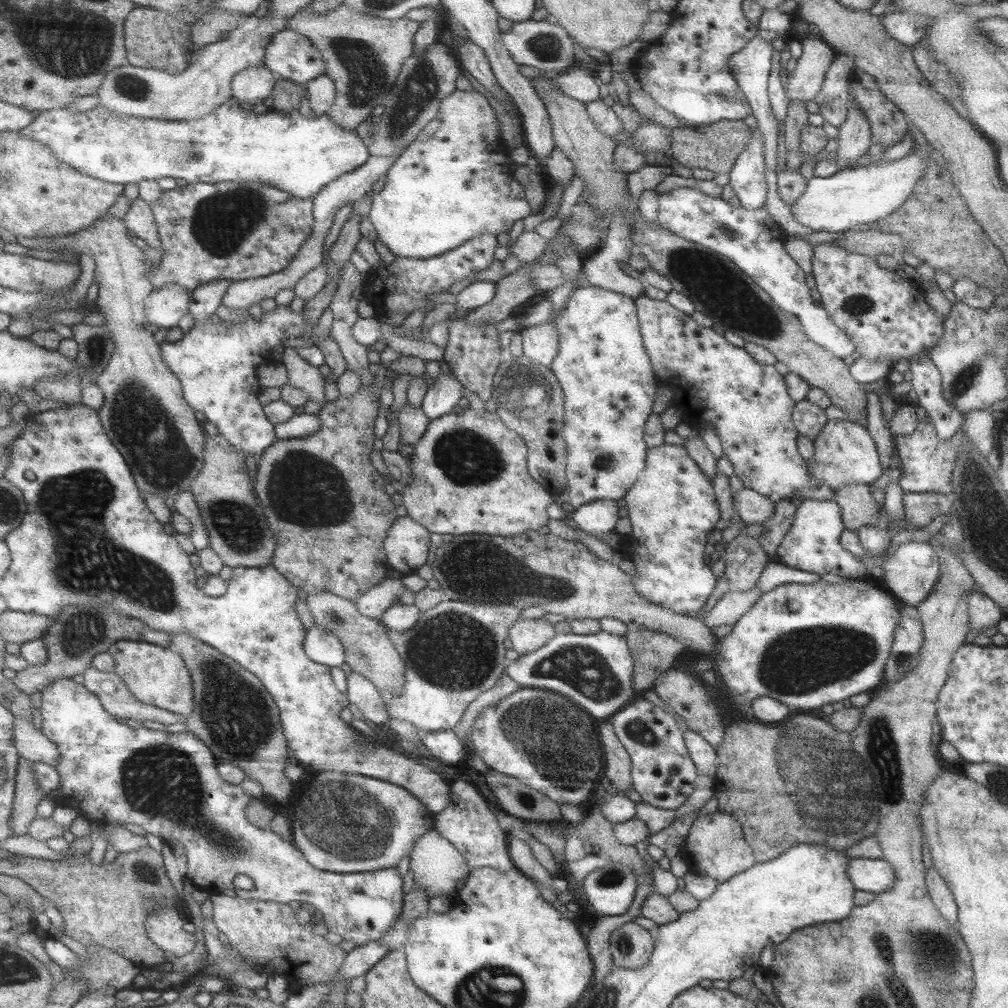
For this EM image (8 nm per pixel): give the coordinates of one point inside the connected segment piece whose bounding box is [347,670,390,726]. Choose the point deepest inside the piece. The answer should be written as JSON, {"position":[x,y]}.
{"position":[362,693]}

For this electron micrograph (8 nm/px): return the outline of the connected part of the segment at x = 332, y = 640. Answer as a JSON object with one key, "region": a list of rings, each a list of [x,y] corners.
{"region":[[[318,624],[308,629],[306,653],[315,662],[331,668],[344,667],[346,664],[345,645],[336,634],[326,628],[321,628]]]}

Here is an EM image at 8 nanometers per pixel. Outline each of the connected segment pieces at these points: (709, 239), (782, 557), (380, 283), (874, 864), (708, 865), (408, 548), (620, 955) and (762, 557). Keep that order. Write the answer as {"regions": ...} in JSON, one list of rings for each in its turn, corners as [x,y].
{"regions":[[[[688,187],[675,188],[665,193],[659,193],[657,198],[656,224],[669,233],[675,234],[695,245],[705,246],[705,248],[710,249],[712,252],[718,253],[720,256],[734,262],[735,267],[739,268],[746,276],[749,276],[755,282],[755,285],[759,286],[760,290],[769,295],[771,300],[783,312],[792,314],[800,322],[807,340],[815,343],[817,347],[827,350],[841,360],[847,356],[856,355],[855,345],[847,339],[844,332],[840,332],[834,325],[834,322],[829,318],[827,311],[822,305],[815,304],[811,297],[809,297],[810,290],[805,283],[806,274],[787,255],[787,252],[783,248],[786,236],[764,207],[746,209],[739,206],[733,208],[727,202],[724,202],[721,197],[711,197],[711,195],[705,195],[699,189]]],[[[832,498],[801,501],[797,505],[791,526],[778,544],[776,561],[788,567],[818,575],[829,572],[843,578],[869,579],[863,563],[857,561],[853,554],[839,544],[839,535],[845,530],[839,505]]],[[[483,234],[441,256],[426,258],[399,256],[391,262],[379,260],[379,266],[372,268],[372,277],[363,285],[363,297],[373,305],[378,317],[389,313],[410,314],[422,310],[434,304],[433,301],[429,301],[429,294],[447,293],[453,284],[491,268],[491,264],[495,262],[497,245],[495,235]]],[[[850,858],[847,874],[856,890],[872,893],[889,890],[896,879],[895,870],[882,858]]],[[[719,810],[693,820],[689,834],[681,845],[681,851],[693,862],[691,872],[710,876],[718,883],[747,870],[755,863],[752,848],[746,843],[737,819]]],[[[409,515],[398,517],[386,538],[391,569],[403,575],[417,572],[429,560],[432,532]]],[[[631,921],[616,928],[609,939],[612,964],[631,970],[645,966],[654,949],[652,933]]],[[[743,530],[727,543],[723,555],[728,590],[739,592],[755,585],[764,566],[774,560],[760,547],[758,538],[747,536]]]]}

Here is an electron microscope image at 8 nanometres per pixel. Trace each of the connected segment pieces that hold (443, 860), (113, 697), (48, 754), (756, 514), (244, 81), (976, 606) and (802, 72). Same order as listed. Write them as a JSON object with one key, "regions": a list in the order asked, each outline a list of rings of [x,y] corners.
{"regions":[[[[437,828],[419,838],[410,854],[409,870],[413,871],[416,886],[426,890],[431,899],[446,894],[457,899],[458,892],[466,887],[472,873],[464,854],[450,840],[443,837]]],[[[91,666],[83,675],[84,686],[87,687],[91,693],[97,695],[101,703],[103,703],[105,710],[111,713],[117,720],[133,719],[141,722],[154,721],[156,723],[162,723],[164,726],[186,723],[187,718],[181,714],[175,714],[175,712],[164,710],[153,704],[139,701],[131,694],[131,690],[129,690],[129,686],[125,684],[124,678],[115,671],[102,671]]],[[[15,718],[15,748],[23,758],[29,761],[46,763],[57,768],[61,761],[61,752],[42,730],[37,730],[31,721]]],[[[747,488],[733,494],[733,506],[735,514],[746,525],[763,524],[774,511],[774,502]]],[[[266,64],[263,66],[251,66],[242,70],[234,78],[234,96],[241,102],[259,104],[265,102],[267,97],[273,94],[278,76]]],[[[974,587],[967,599],[969,628],[965,642],[969,643],[979,634],[981,629],[996,625],[1005,616],[1005,612],[993,600]]],[[[817,36],[799,41],[802,53],[788,77],[784,92],[788,99],[807,102],[818,93],[837,53]]]]}

